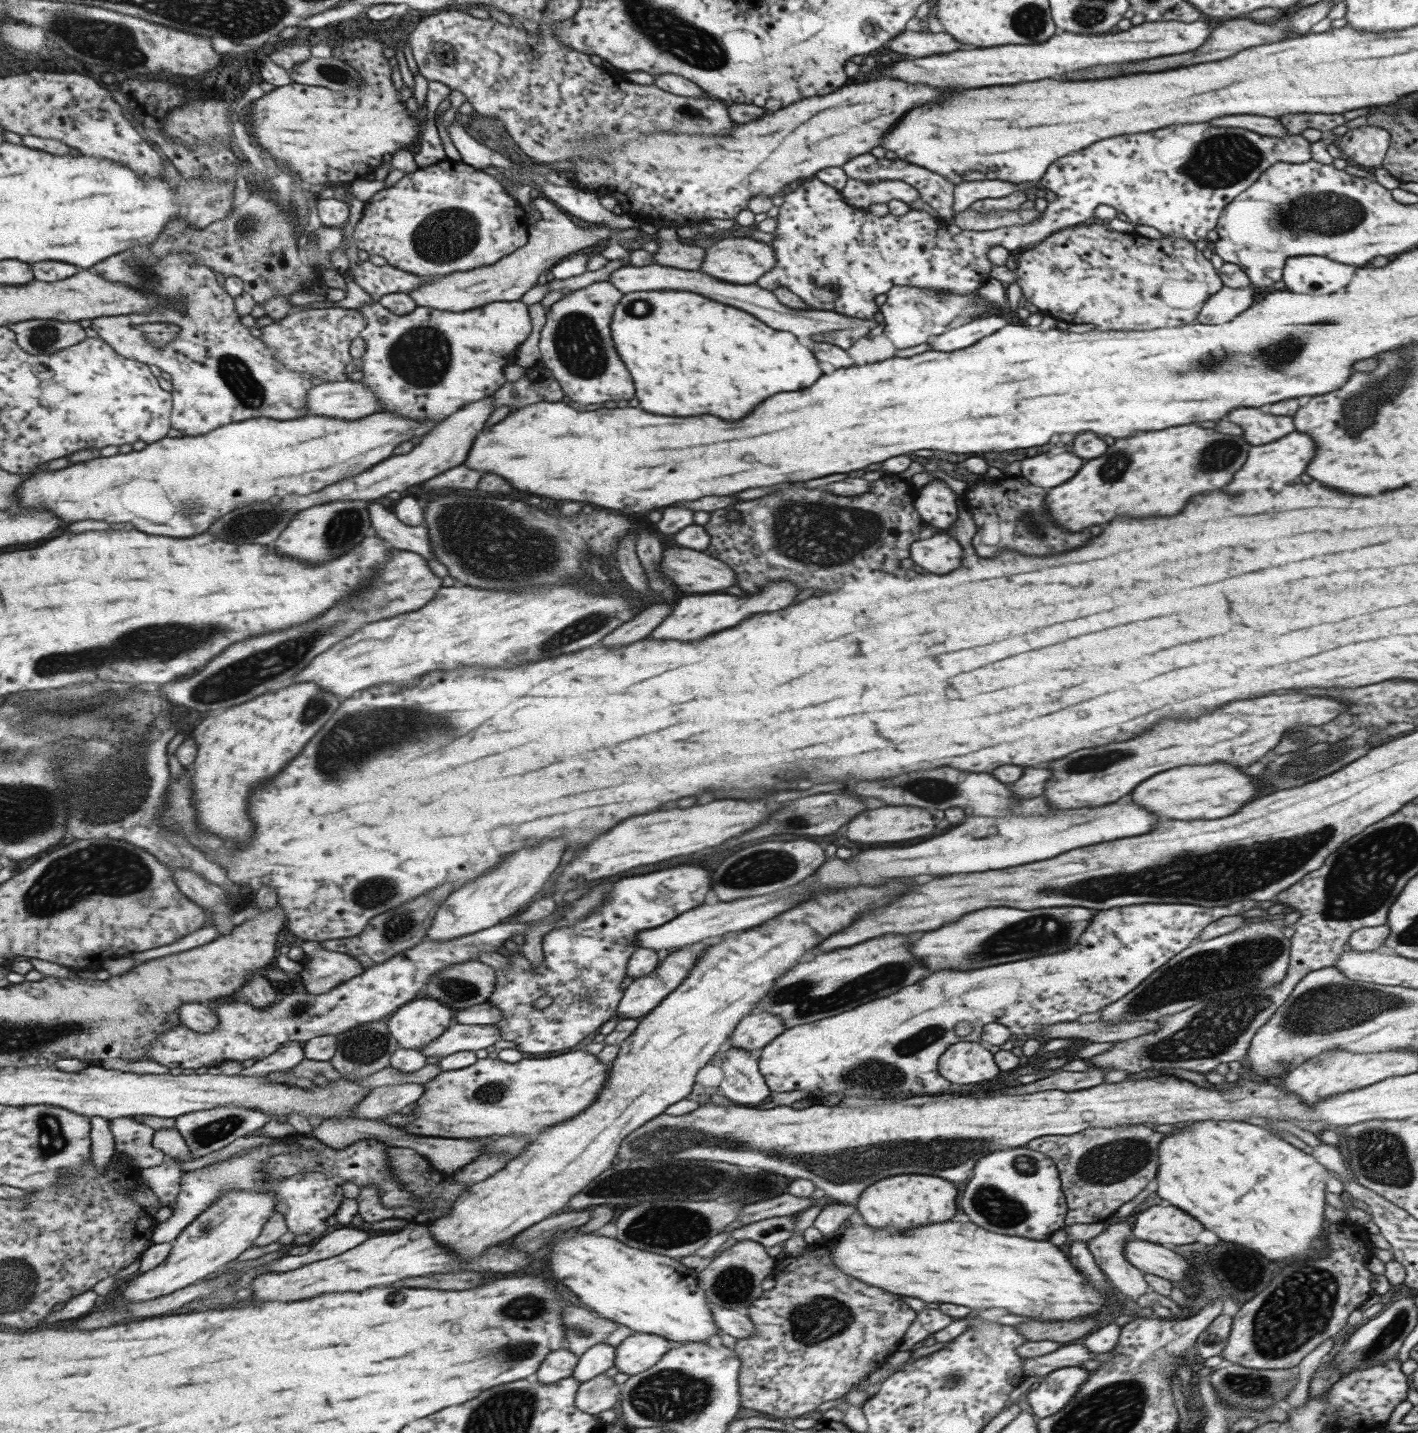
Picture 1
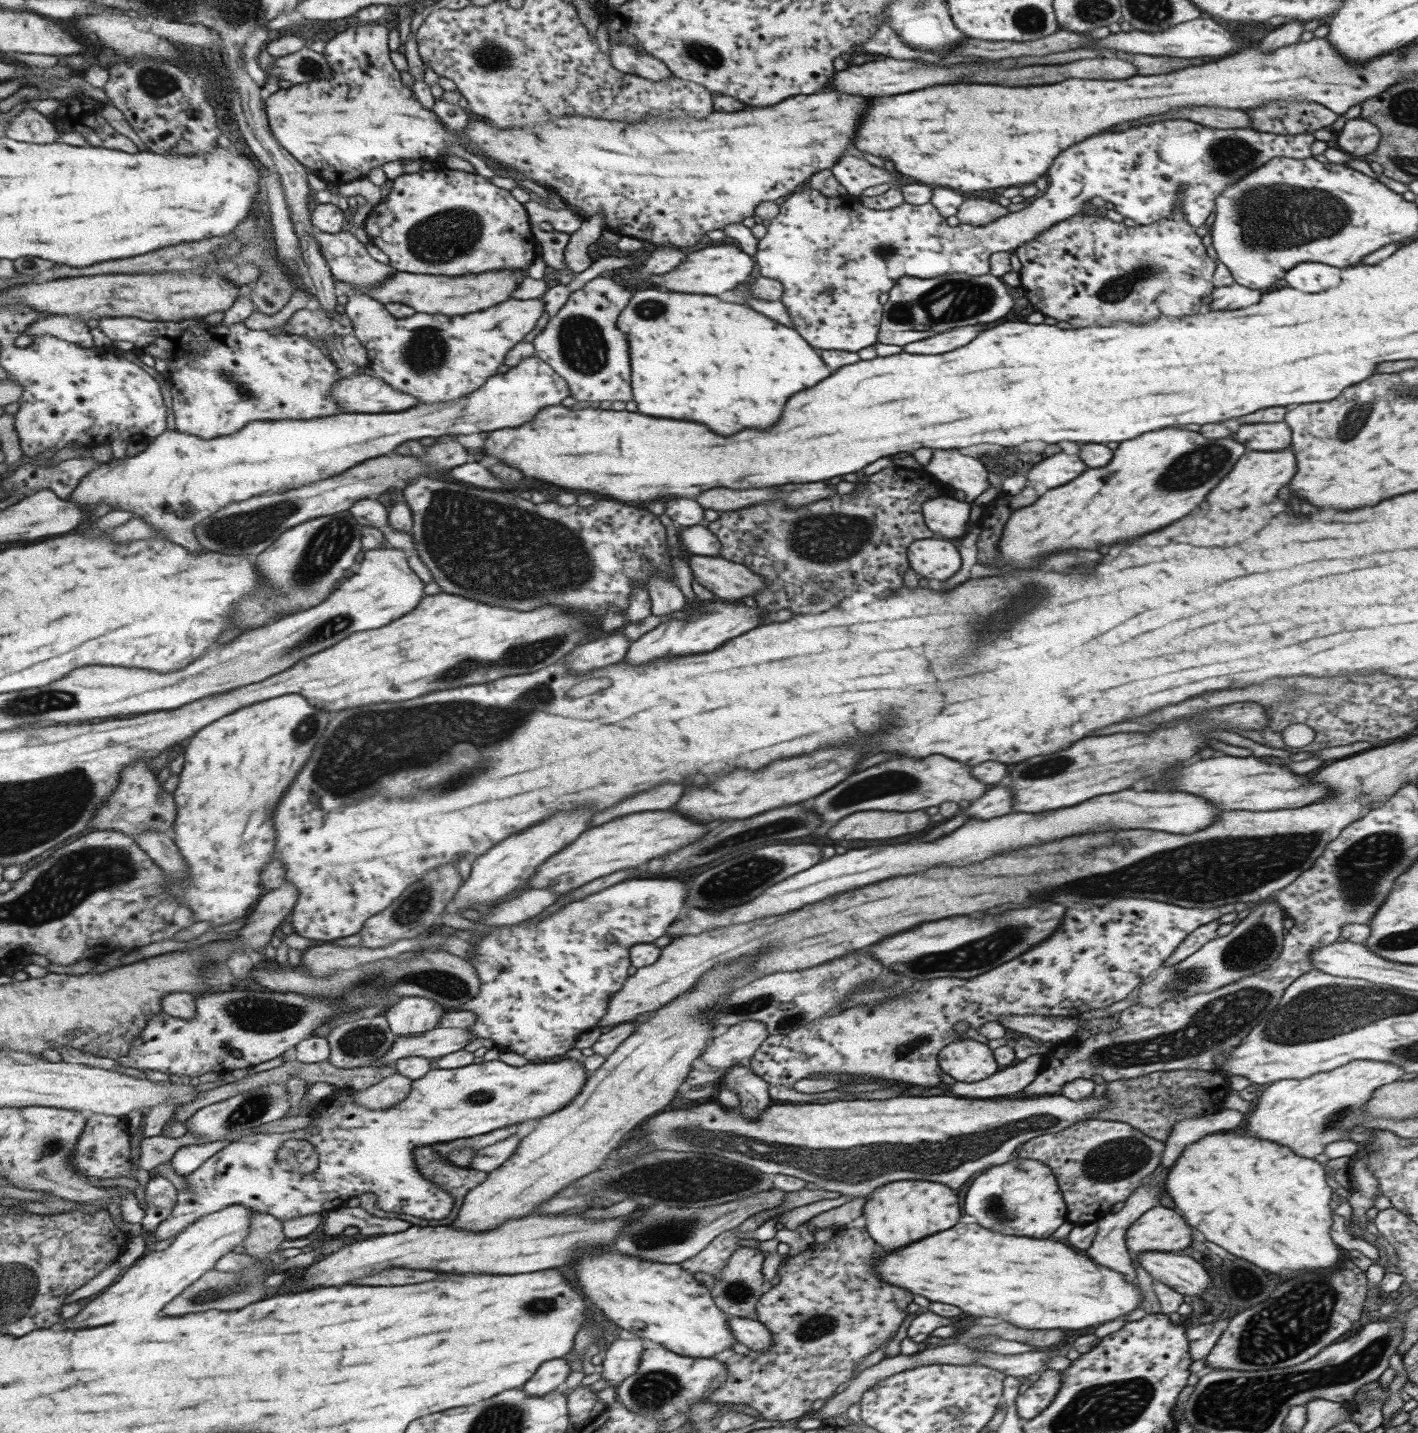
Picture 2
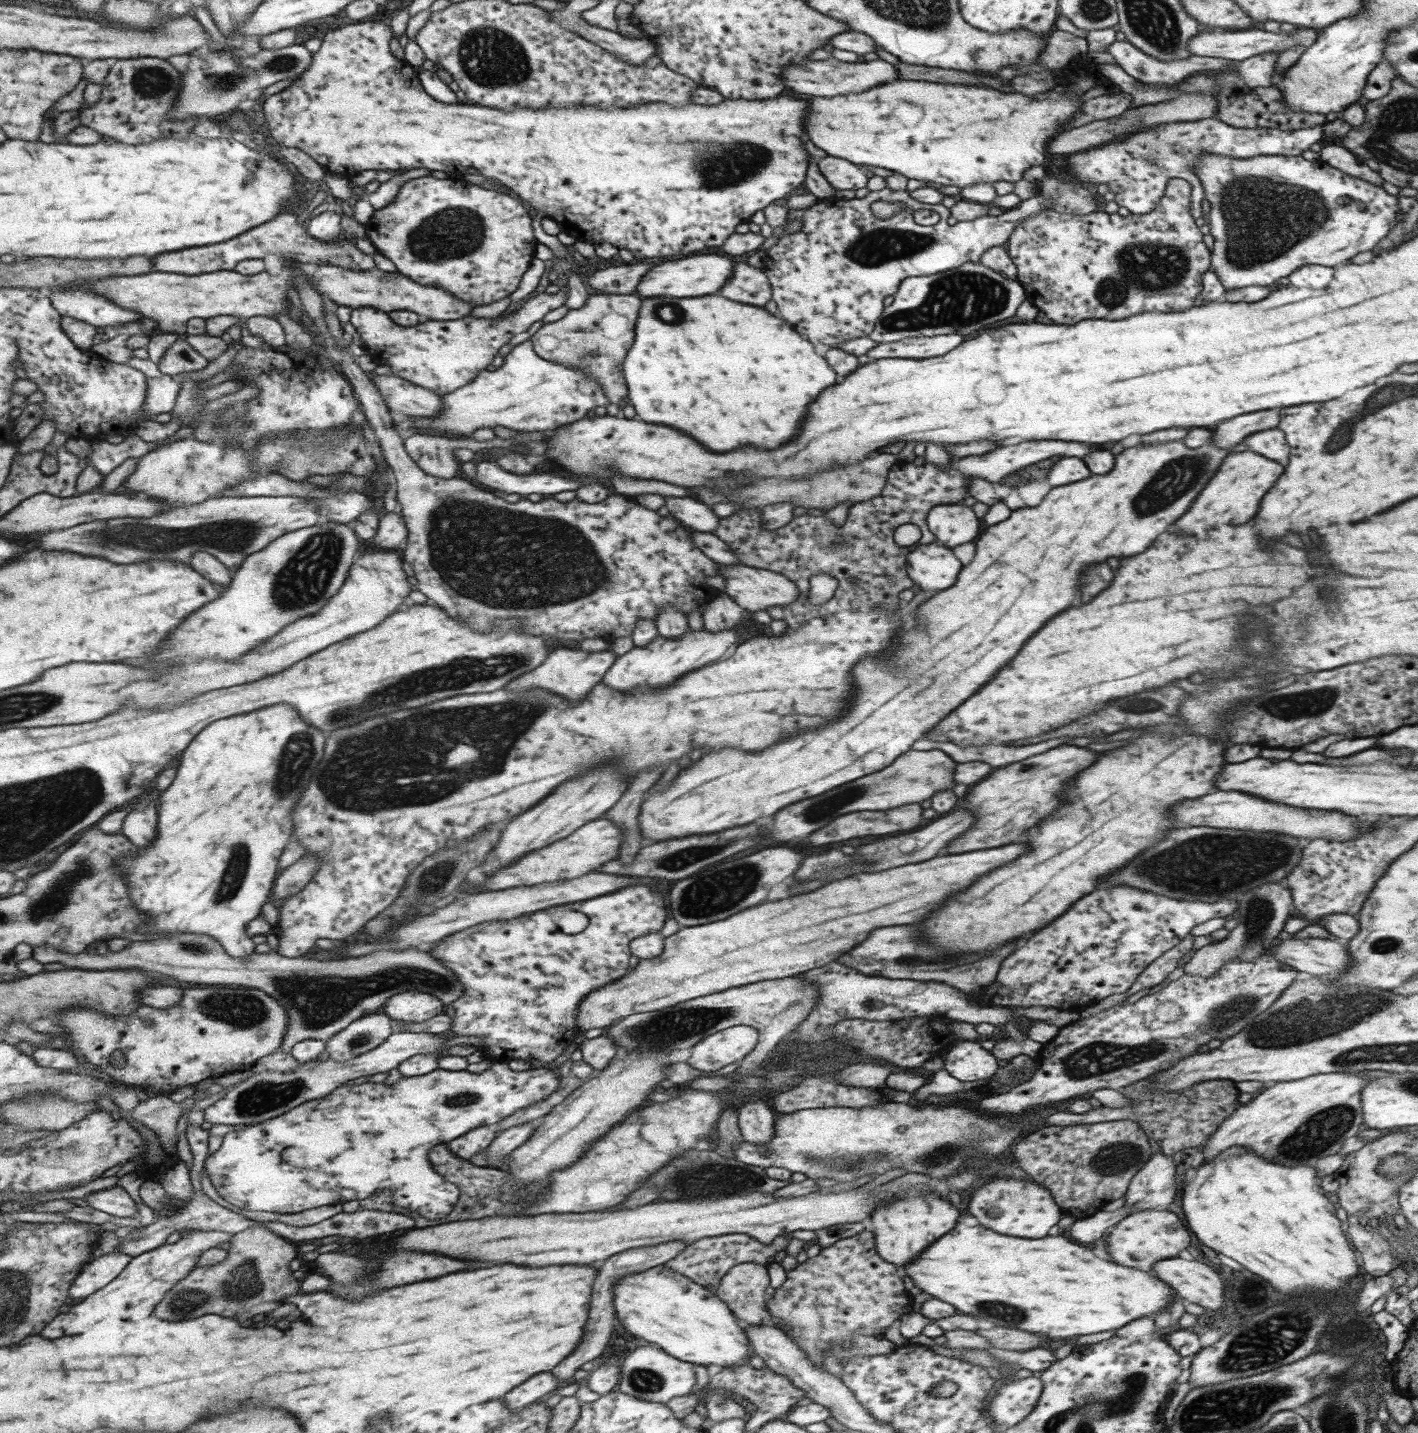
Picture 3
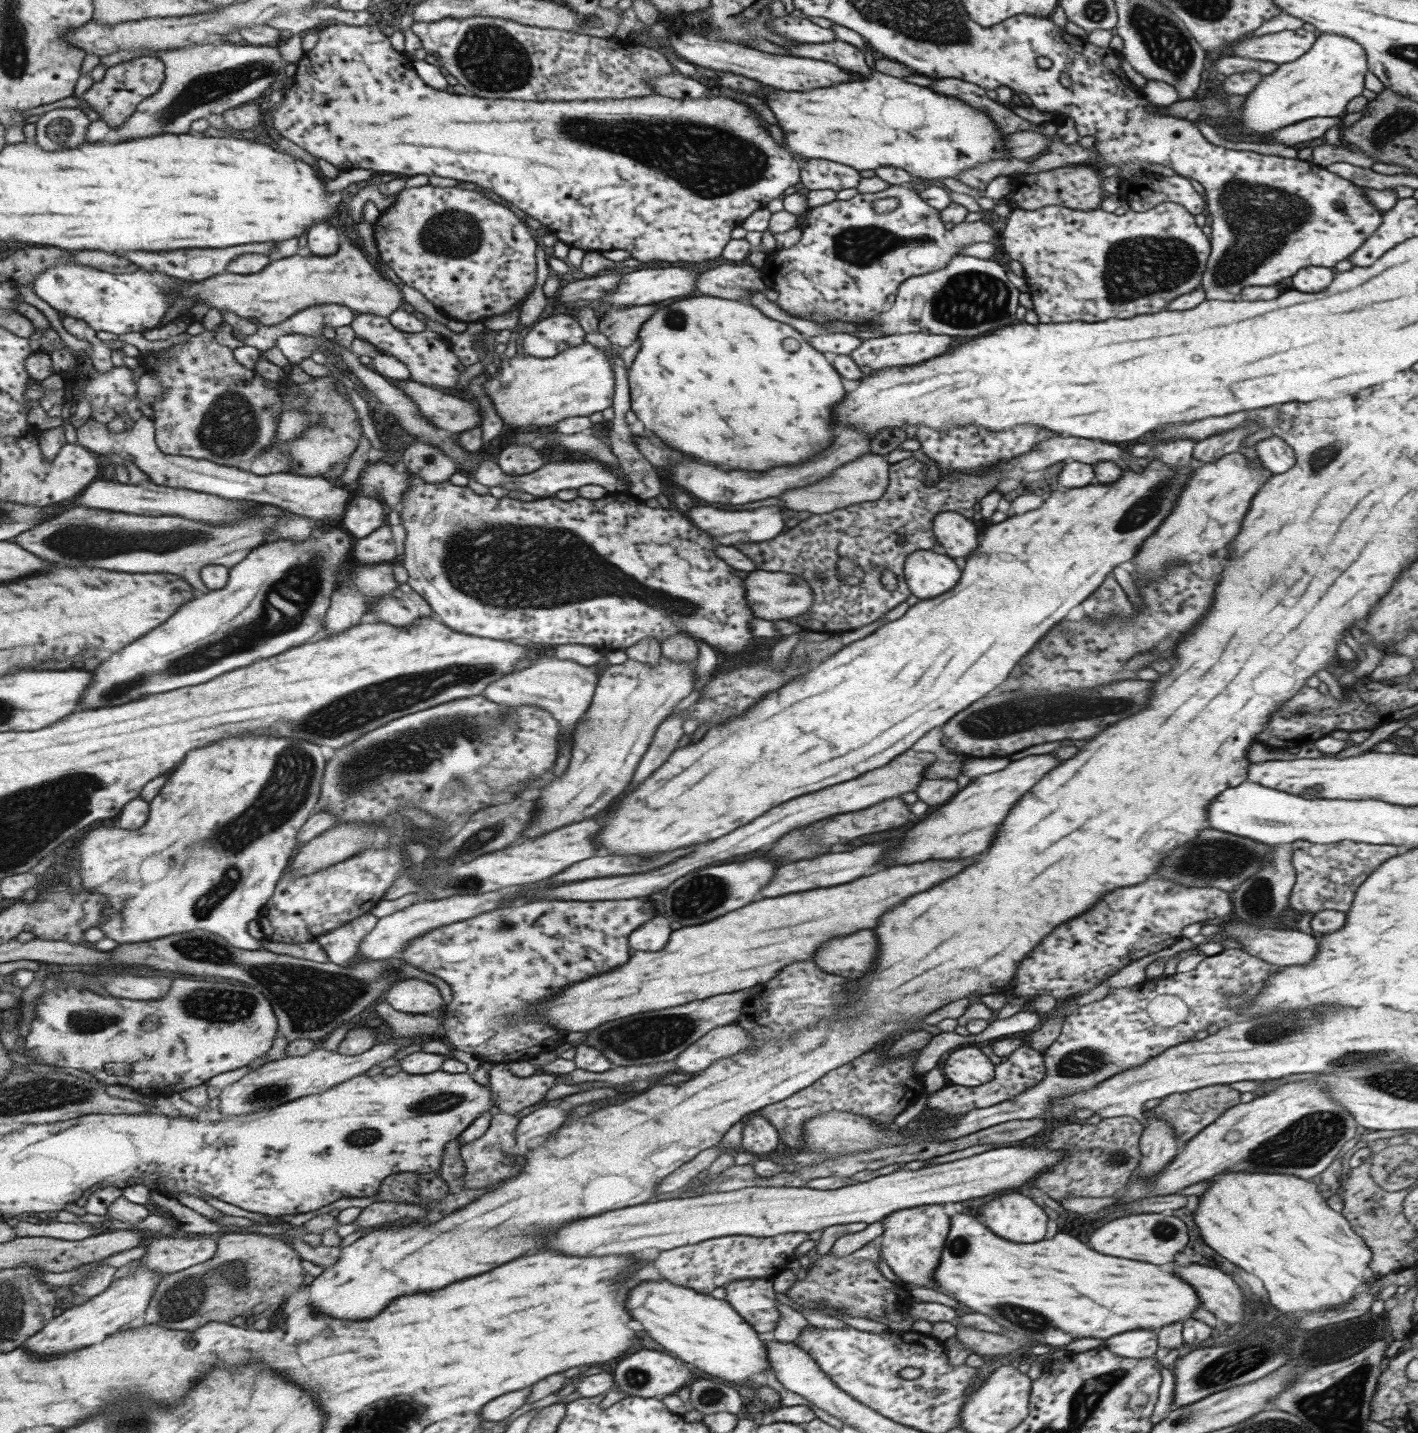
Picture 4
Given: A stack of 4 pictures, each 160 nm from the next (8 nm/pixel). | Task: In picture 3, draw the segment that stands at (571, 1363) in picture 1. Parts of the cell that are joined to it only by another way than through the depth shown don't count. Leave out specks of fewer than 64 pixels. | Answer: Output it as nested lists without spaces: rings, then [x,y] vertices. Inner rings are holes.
[[[541,1372],[525,1380],[519,1388],[513,1388],[509,1394],[505,1394],[502,1401],[509,1410],[515,1410],[535,1402],[537,1398],[549,1394],[551,1390],[557,1389],[560,1385],[552,1372]]]

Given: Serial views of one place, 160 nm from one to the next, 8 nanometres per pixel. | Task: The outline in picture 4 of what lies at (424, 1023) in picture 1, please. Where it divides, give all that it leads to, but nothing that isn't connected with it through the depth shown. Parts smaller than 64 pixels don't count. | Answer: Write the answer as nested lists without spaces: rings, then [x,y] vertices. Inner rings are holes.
[[[407,978],[396,982],[384,998],[393,1008],[409,1014],[427,1014],[441,1006],[437,986],[421,978]]]

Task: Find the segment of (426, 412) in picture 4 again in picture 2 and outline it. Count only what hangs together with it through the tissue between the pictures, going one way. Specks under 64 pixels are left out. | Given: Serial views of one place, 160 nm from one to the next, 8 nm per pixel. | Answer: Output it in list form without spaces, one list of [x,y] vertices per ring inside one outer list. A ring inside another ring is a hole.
[[[360,372],[337,382],[333,395],[345,413],[396,413],[419,403],[412,394],[405,394],[381,378]]]

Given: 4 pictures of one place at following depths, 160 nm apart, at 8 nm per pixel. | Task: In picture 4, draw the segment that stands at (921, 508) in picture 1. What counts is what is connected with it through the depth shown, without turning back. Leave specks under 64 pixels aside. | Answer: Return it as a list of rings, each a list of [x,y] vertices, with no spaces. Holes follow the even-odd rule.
[[[953,511],[938,512],[932,518],[932,533],[943,554],[954,558],[967,558],[975,552],[977,527],[975,522]]]

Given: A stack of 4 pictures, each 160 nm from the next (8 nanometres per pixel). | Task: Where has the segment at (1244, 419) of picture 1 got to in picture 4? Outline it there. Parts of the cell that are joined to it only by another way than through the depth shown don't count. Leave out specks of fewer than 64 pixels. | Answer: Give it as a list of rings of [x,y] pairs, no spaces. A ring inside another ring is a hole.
[[[1278,436],[1258,441],[1254,448],[1259,462],[1272,474],[1284,473],[1295,464],[1292,448]]]

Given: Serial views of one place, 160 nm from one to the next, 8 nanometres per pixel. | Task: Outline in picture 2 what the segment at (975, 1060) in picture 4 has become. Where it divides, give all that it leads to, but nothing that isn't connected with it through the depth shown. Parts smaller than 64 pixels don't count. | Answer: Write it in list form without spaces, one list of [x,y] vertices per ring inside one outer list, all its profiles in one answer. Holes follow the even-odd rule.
[[[971,1039],[950,1042],[937,1054],[939,1068],[959,1082],[977,1082],[995,1074],[999,1068],[986,1044]]]

